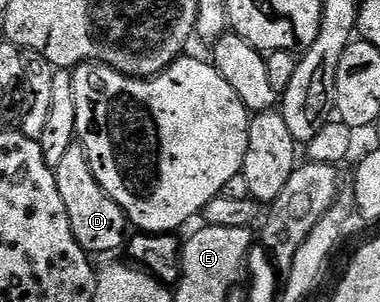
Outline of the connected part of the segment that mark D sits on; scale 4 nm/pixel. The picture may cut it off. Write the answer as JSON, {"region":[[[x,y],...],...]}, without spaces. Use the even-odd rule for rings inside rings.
{"region":[[[73,143],[66,150],[66,155],[62,155],[62,163],[58,163],[54,172],[58,195],[62,195],[62,203],[66,203],[66,215],[70,215],[74,239],[78,239],[84,252],[97,255],[96,253],[112,253],[115,249],[123,250],[130,233],[130,222],[124,216],[122,207],[118,207],[118,203],[114,203],[114,199],[102,191],[98,179],[94,179],[94,171],[90,171],[84,148],[79,143]]]}

